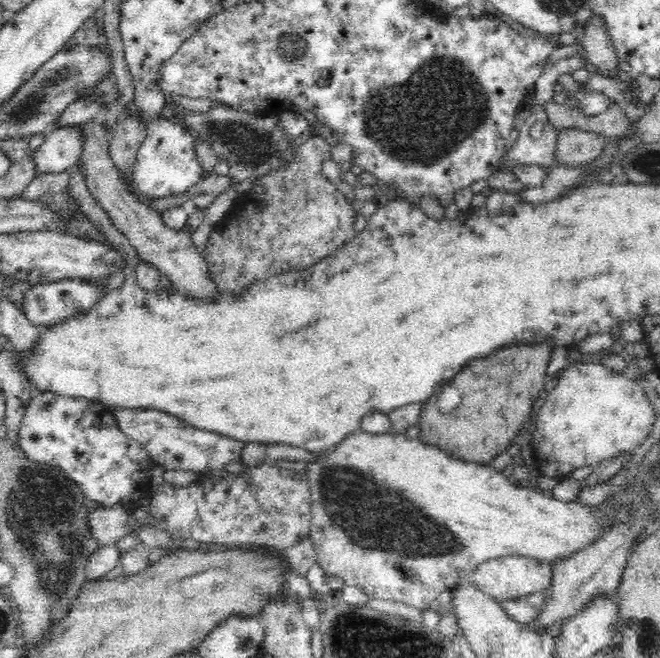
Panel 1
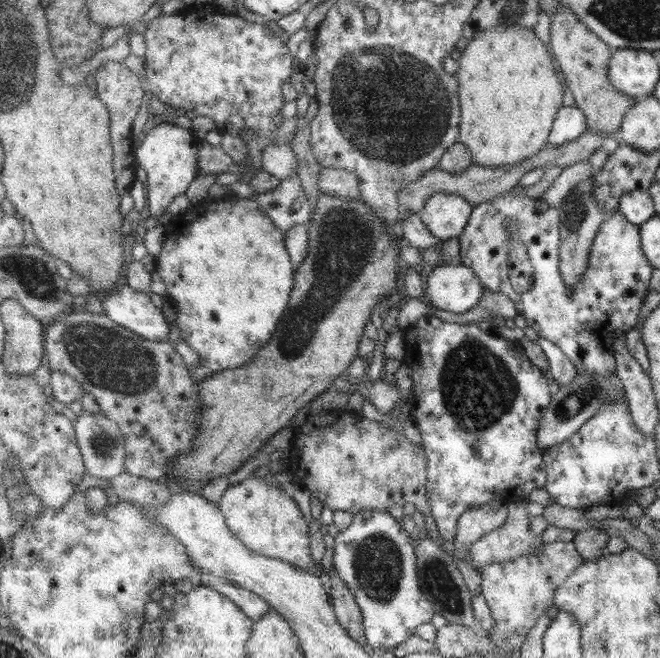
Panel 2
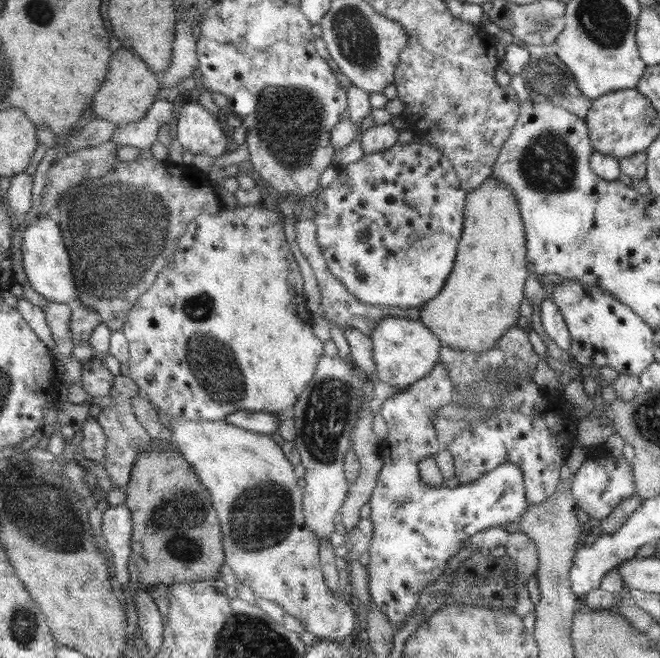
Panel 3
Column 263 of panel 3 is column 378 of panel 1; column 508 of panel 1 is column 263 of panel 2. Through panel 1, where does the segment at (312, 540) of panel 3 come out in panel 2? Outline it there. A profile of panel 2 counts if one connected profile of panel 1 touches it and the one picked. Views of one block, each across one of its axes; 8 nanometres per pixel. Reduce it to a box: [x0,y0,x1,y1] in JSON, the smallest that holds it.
[219,476,318,569]

